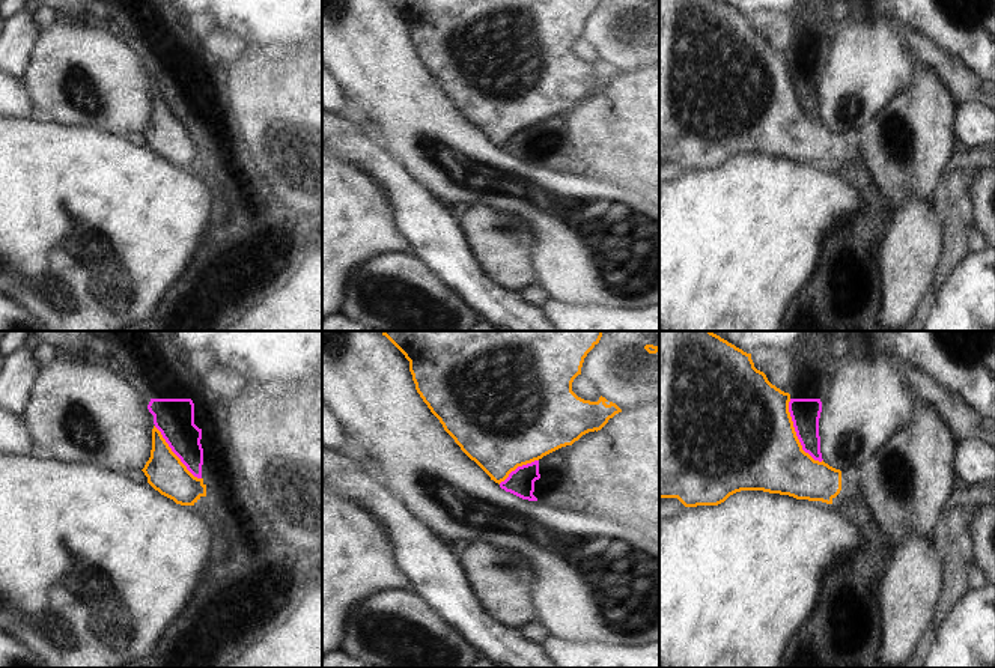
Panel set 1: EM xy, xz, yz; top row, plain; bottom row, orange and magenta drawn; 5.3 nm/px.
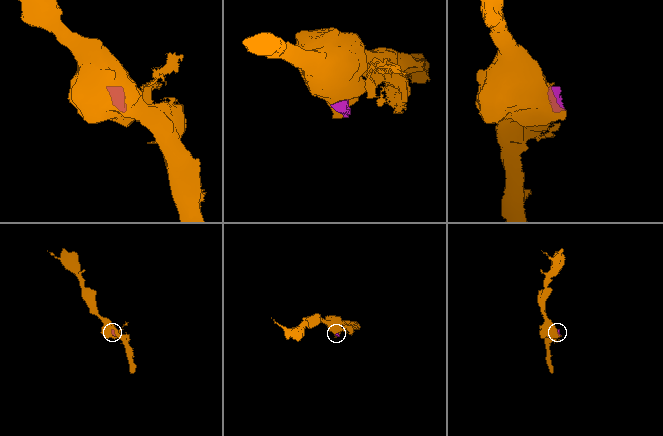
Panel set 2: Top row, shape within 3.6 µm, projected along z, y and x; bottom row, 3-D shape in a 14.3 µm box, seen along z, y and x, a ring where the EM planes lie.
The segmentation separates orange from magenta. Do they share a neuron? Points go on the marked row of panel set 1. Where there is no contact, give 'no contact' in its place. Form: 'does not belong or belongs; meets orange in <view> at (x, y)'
belongs; meets orange in yz at (795, 434)

